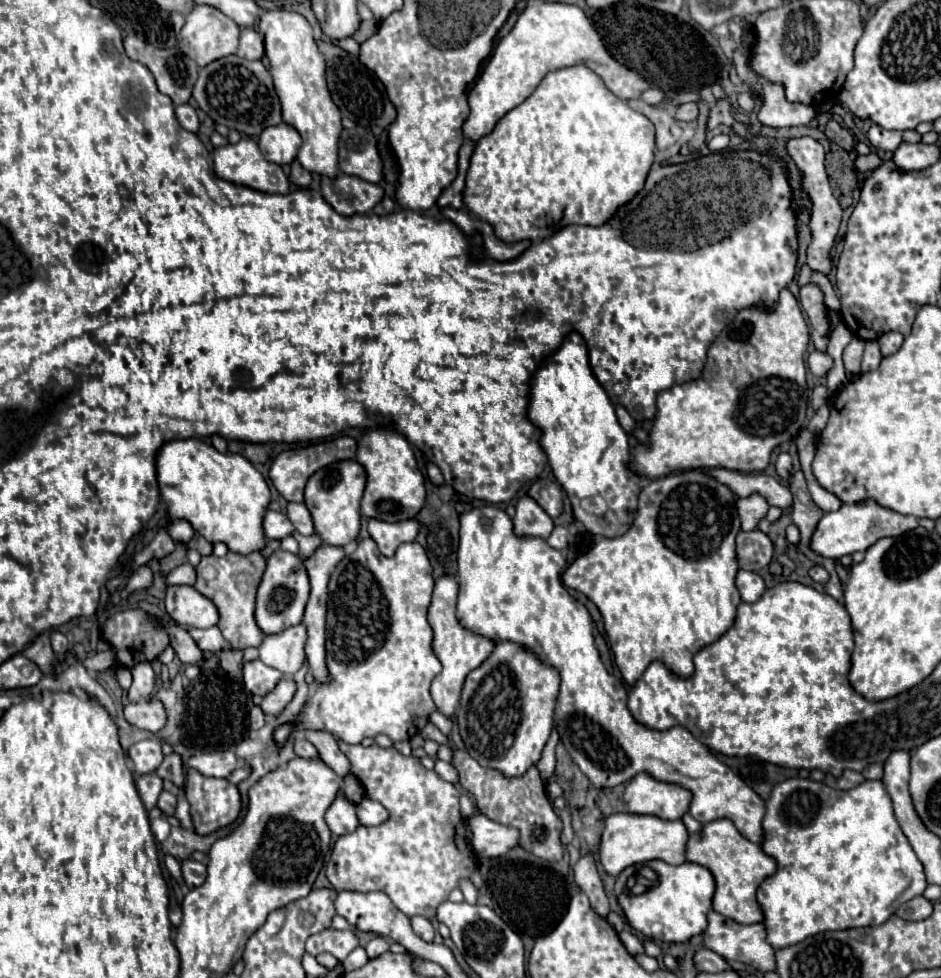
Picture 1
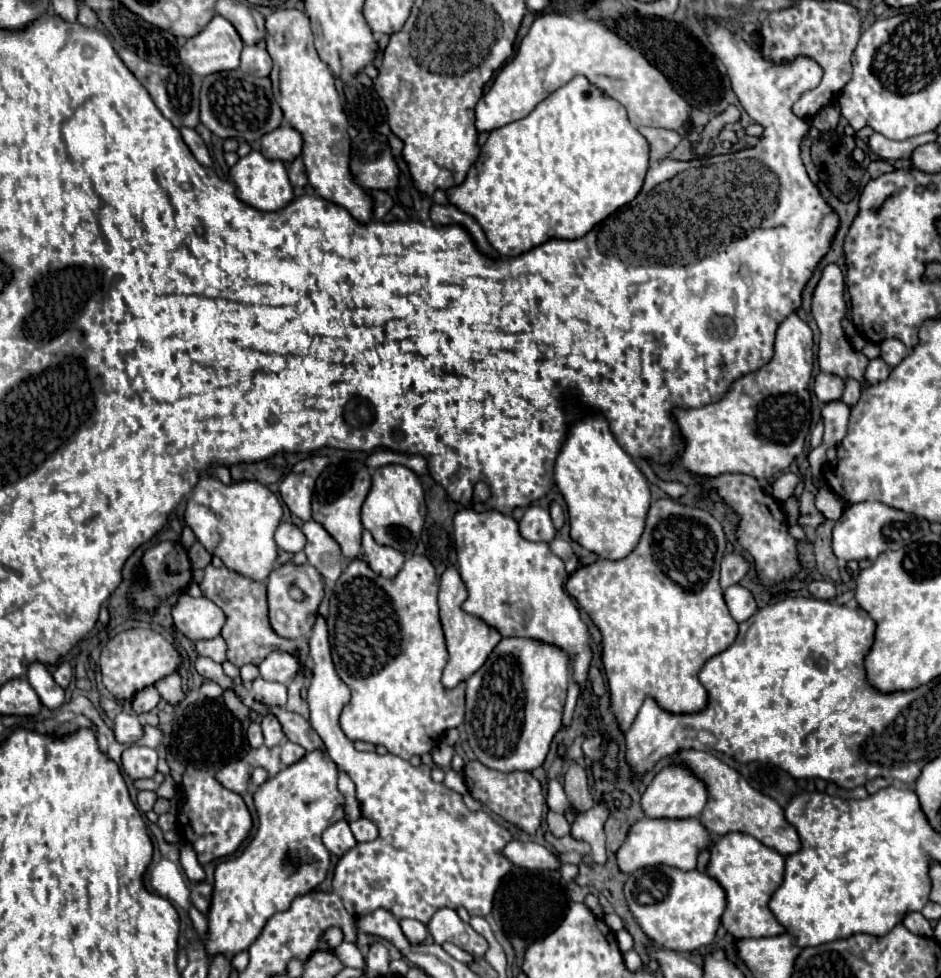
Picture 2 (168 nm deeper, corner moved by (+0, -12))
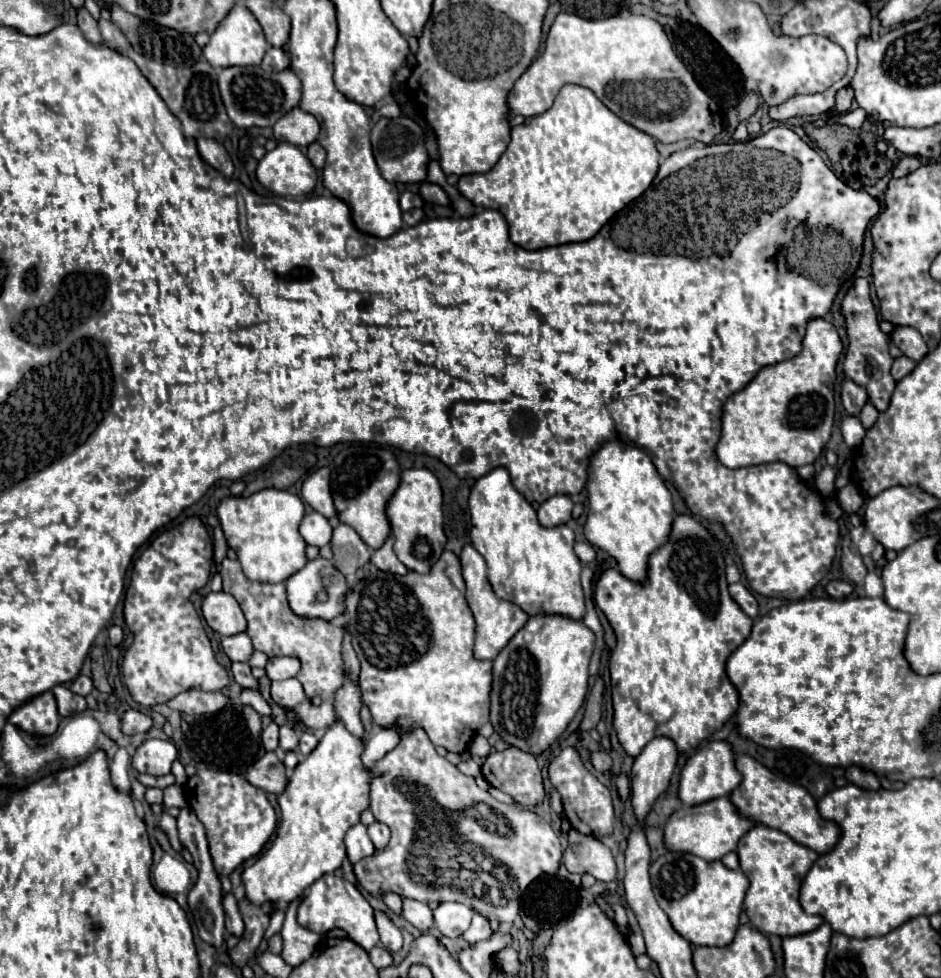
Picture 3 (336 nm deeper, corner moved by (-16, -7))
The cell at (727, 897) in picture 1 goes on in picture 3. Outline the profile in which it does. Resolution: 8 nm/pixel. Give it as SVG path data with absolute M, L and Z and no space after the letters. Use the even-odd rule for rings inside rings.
M754 825L738 841L736 853L738 853L740 869L748 875L748 881L750 881L750 889L744 899L744 907L746 907L750 925L754 929L758 929L762 933L772 933L778 937L792 937L792 935L802 935L802 933L814 931L822 923L822 917L806 915L798 903L800 883L806 877L812 863L818 859L818 855L812 849L792 841L782 831Z

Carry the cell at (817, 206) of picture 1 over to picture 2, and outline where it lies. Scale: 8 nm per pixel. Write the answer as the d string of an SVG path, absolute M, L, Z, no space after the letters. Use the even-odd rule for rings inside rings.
M828 264L824 268L824 274L814 290L814 296L812 296L812 314L814 314L814 320L820 328L820 346L818 346L818 362L820 362L820 370L822 372L828 372L828 374L834 374L834 376L840 376L842 380L846 378L852 378L856 382L860 382L860 386L866 386L866 380L864 380L864 372L866 372L866 366L868 366L868 358L854 350L844 328L842 328L842 320L846 318L846 300L844 300L844 276L842 276L842 270L836 266L836 264Z

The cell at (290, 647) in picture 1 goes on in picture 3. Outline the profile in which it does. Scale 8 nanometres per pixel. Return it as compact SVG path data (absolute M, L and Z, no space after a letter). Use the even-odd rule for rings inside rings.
M274 657L274 659L268 659L266 663L266 675L268 679L290 679L290 677L296 677L298 671L300 671L302 663L298 657Z

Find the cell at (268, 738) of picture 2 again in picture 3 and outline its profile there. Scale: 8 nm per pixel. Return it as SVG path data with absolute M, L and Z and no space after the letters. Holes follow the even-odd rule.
M282 725L280 727L280 749L284 751L292 751L298 747L298 735L290 725Z

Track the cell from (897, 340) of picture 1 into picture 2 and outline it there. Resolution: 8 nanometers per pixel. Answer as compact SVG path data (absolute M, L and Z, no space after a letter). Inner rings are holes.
M896 338L884 340L884 342L880 344L880 348L882 348L882 360L888 362L888 366L892 366L892 368L898 366L898 364L908 356L906 346L904 346L900 340L896 340Z

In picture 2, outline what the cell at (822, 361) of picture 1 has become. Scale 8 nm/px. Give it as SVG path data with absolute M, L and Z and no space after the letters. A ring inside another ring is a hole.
M820 372L816 376L816 382L814 382L814 394L818 396L818 400L822 404L828 404L828 402L834 402L834 400L840 400L842 398L842 392L844 392L844 380L834 376L834 374L824 374Z

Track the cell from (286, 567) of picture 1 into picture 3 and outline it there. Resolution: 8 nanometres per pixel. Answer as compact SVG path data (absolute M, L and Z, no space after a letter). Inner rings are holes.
M316 557L312 561L308 561L300 571L296 571L290 577L290 583L286 581L286 589L288 589L288 603L290 609L298 615L298 617L308 617L308 619L324 619L324 621L332 621L334 617L338 617L340 613L344 613L344 597L346 597L346 581L344 575L334 567L332 561L324 559L324 557ZM318 591L326 591L328 593L328 601L320 603L316 599Z

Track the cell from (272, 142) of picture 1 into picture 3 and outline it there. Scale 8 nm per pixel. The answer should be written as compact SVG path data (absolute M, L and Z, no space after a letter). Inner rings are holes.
M294 107L288 115L276 121L274 125L274 137L276 141L292 143L296 147L308 147L318 139L320 125L314 115L302 111L300 107Z

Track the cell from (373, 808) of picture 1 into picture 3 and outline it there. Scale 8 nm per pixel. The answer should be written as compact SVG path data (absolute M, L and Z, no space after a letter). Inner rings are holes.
M376 821L376 823L368 825L368 835L370 835L372 843L376 845L376 849L382 849L382 847L386 847L386 843L390 839L390 829L388 829L388 825Z

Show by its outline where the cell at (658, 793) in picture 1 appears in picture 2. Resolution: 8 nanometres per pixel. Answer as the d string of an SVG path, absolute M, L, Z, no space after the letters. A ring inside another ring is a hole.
M670 764L662 768L642 796L642 808L650 818L698 818L708 800L706 784L690 772L684 764Z

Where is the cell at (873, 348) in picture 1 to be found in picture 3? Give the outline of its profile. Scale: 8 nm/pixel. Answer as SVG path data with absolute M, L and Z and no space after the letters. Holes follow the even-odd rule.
M900 355L898 359L894 359L894 365L892 365L892 377L894 377L894 381L900 381L912 369L914 369L914 361L908 359L908 357L904 357L904 355Z

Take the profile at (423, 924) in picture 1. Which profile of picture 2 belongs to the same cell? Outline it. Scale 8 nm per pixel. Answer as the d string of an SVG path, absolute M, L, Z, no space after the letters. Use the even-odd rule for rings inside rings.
M402 918L402 920L400 920L400 928L402 928L402 932L404 932L404 936L408 938L410 944L420 944L420 942L424 942L424 938L428 936L426 926L424 926L422 922L418 922L418 920Z

